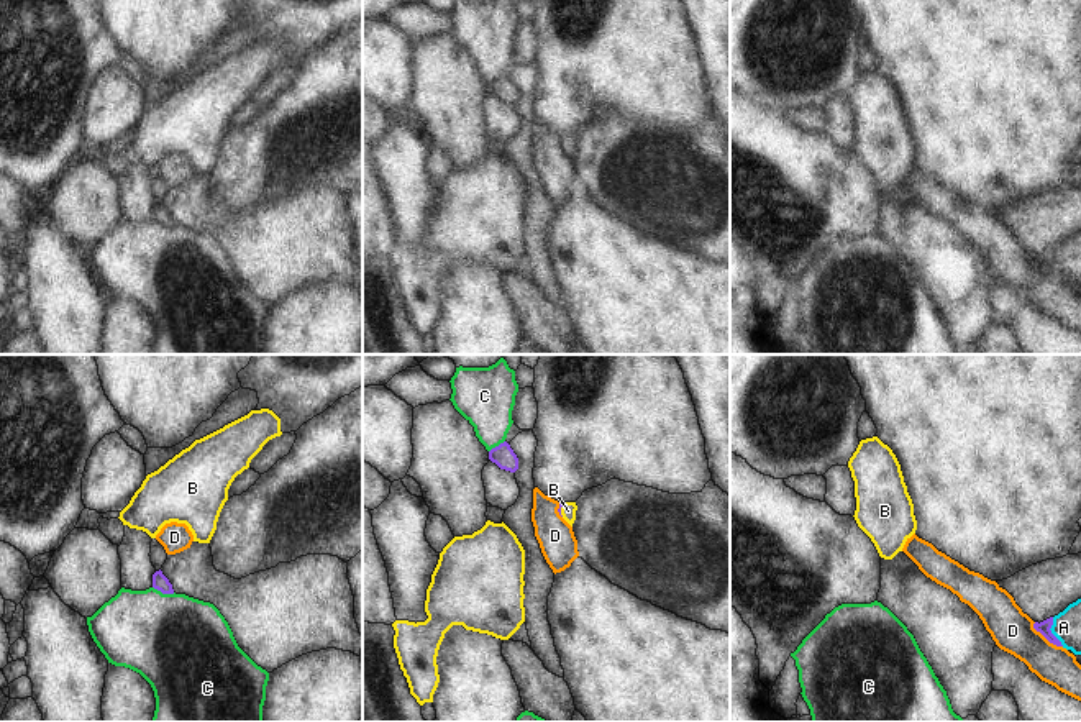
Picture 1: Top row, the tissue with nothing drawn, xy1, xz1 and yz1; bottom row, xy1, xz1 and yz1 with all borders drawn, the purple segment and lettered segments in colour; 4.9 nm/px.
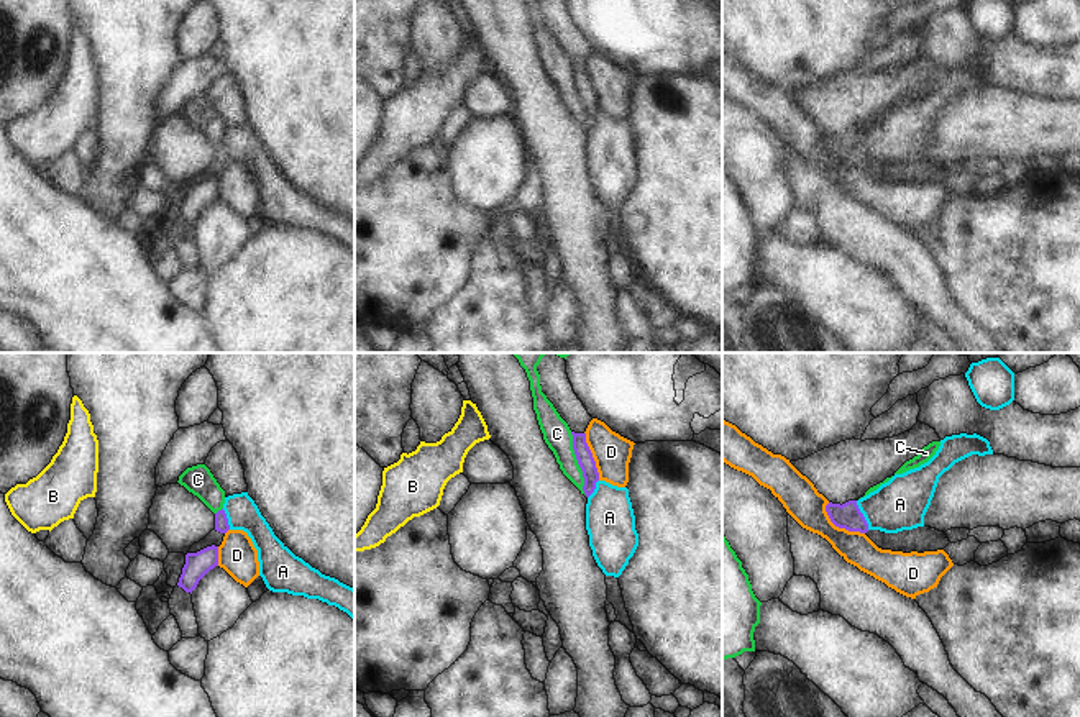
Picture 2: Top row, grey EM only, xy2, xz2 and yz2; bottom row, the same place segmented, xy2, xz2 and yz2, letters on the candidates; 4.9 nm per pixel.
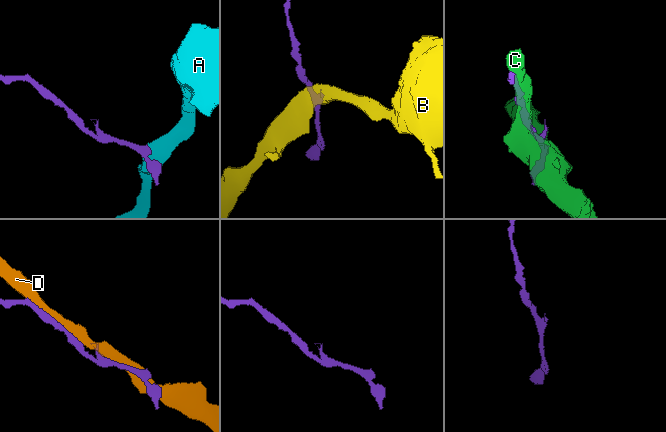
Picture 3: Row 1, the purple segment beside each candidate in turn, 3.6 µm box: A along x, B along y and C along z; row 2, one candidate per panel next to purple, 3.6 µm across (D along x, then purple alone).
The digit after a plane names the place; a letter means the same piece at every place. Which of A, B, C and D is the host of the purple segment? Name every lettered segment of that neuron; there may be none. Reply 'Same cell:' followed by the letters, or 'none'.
Same cell: B

